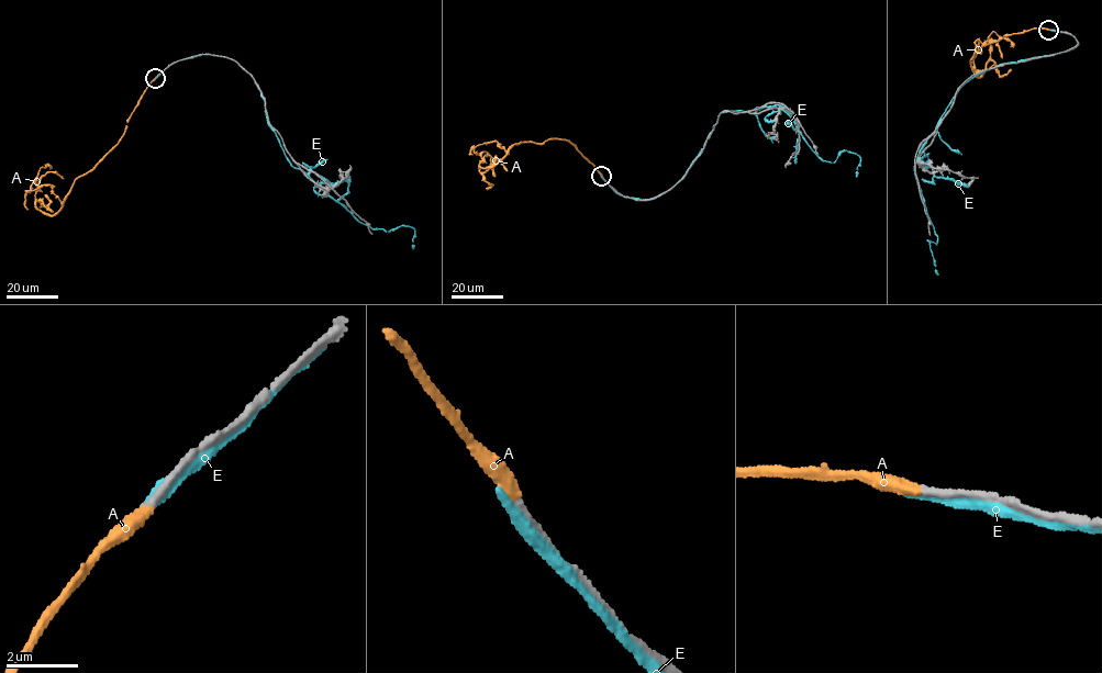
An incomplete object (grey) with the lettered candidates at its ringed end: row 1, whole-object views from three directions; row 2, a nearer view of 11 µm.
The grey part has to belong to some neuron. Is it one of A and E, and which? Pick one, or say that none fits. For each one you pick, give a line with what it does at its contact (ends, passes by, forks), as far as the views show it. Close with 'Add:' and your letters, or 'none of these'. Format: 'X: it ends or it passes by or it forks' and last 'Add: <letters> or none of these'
A: it ends
Add: A

